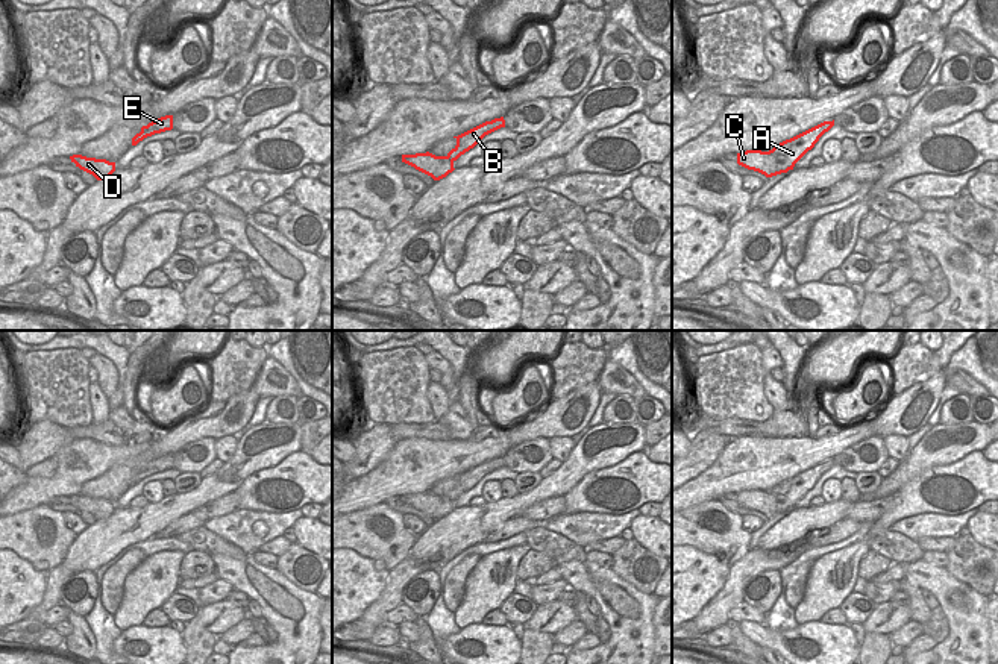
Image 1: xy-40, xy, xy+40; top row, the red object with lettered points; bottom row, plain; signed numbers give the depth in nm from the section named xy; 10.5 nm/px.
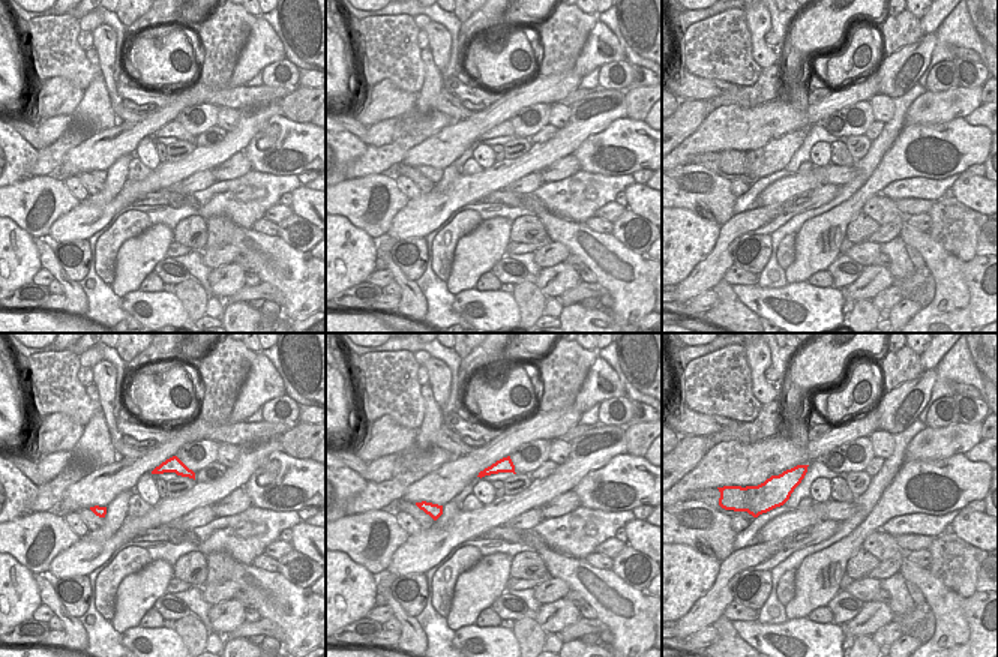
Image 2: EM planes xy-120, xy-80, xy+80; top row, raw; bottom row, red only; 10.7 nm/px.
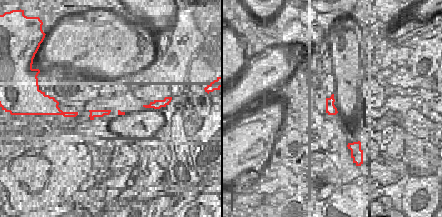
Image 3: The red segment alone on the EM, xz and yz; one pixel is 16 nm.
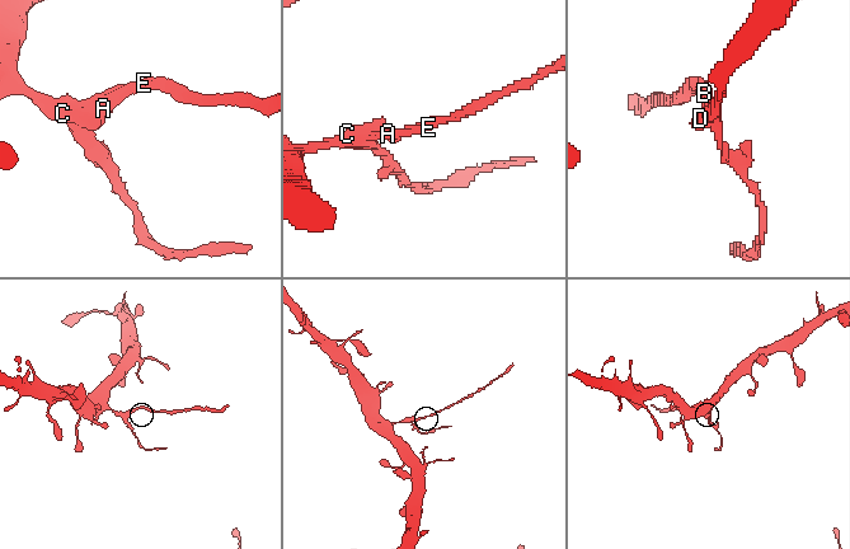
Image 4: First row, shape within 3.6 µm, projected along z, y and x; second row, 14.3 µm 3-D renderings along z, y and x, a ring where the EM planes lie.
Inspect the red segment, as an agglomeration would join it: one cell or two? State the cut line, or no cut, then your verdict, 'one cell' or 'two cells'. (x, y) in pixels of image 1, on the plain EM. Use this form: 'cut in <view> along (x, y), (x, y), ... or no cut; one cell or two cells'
cut in xy+40 along (806, 482), (775, 487); two cells

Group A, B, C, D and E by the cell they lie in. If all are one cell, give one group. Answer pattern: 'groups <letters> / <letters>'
groups A C D / B E

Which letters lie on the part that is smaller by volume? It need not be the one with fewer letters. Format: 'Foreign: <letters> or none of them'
Foreign: B, E.

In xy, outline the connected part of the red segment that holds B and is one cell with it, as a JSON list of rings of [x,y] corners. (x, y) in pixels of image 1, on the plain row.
[[[504,456],[494,458],[491,461],[485,461],[461,475],[458,475],[458,484],[464,482],[466,484],[466,491],[473,488],[485,475],[505,467],[505,459]]]

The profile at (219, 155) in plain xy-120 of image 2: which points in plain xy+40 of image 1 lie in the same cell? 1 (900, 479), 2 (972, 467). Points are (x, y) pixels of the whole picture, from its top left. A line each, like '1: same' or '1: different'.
1: same
2: different

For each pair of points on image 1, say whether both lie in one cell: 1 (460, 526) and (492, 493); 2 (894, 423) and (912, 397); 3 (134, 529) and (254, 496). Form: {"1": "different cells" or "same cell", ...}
{"1": "different cells", "2": "same cell", "3": "different cells"}

